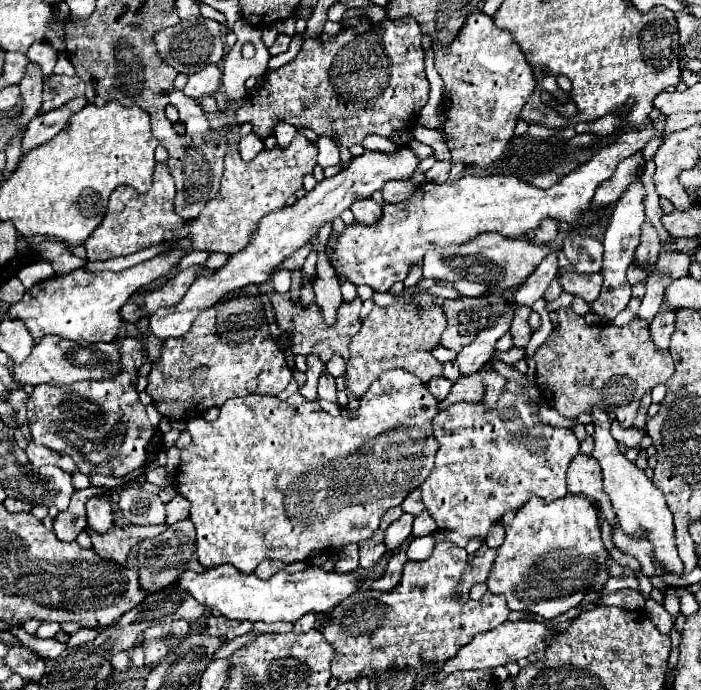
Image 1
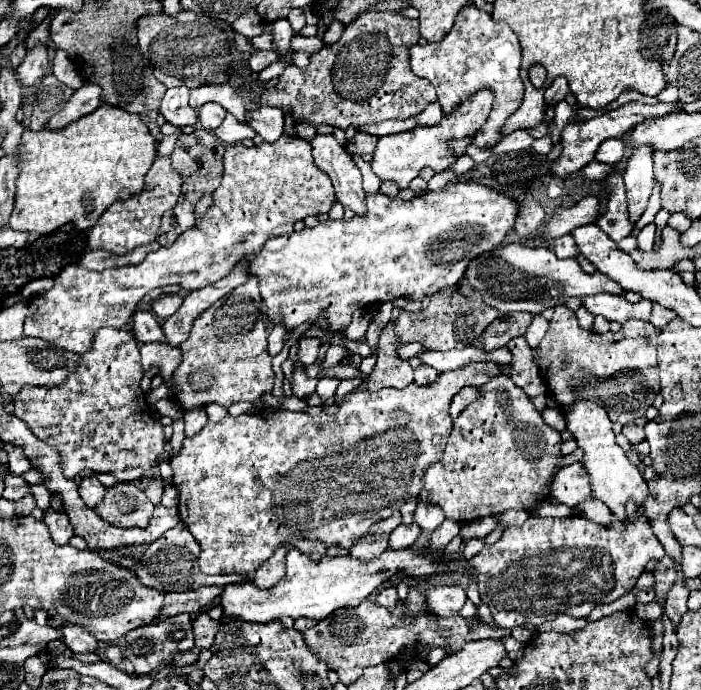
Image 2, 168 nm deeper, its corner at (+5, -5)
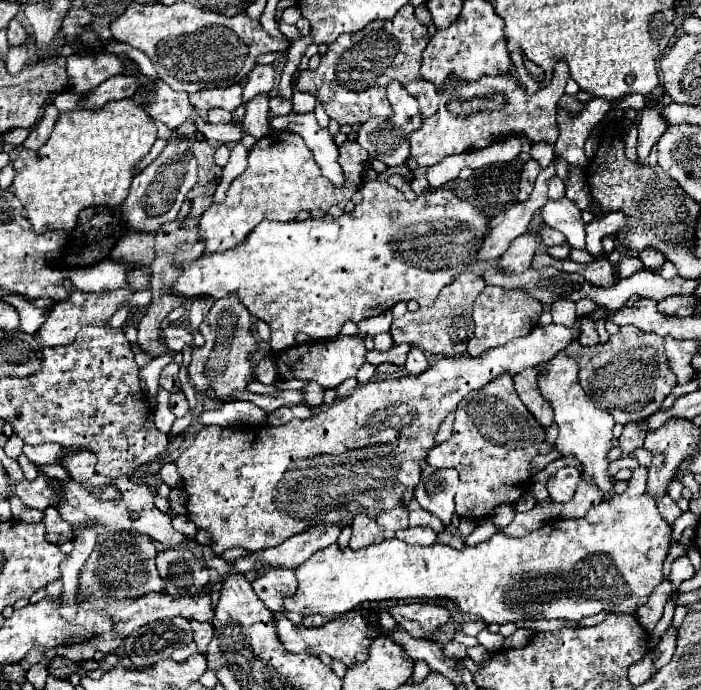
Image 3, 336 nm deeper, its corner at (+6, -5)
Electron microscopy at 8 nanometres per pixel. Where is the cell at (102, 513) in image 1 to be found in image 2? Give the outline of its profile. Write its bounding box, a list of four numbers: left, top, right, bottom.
[78,477,106,509]

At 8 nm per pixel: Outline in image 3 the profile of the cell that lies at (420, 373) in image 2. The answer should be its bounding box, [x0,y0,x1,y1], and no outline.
[405,347,429,377]

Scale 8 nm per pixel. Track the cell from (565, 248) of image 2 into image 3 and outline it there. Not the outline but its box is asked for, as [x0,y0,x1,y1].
[541,225,565,247]

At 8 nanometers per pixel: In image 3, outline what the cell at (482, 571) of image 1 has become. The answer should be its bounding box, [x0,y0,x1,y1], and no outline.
[389,601,451,639]

